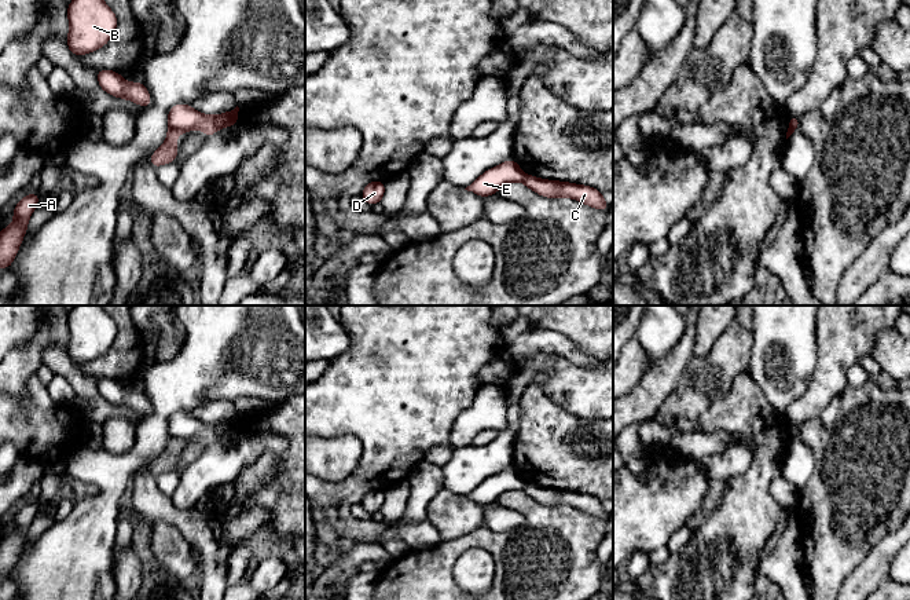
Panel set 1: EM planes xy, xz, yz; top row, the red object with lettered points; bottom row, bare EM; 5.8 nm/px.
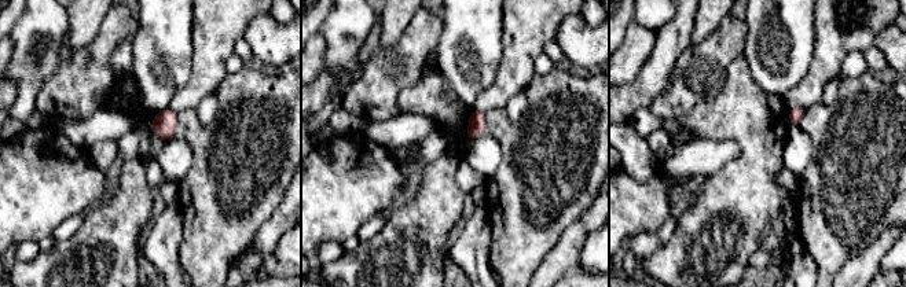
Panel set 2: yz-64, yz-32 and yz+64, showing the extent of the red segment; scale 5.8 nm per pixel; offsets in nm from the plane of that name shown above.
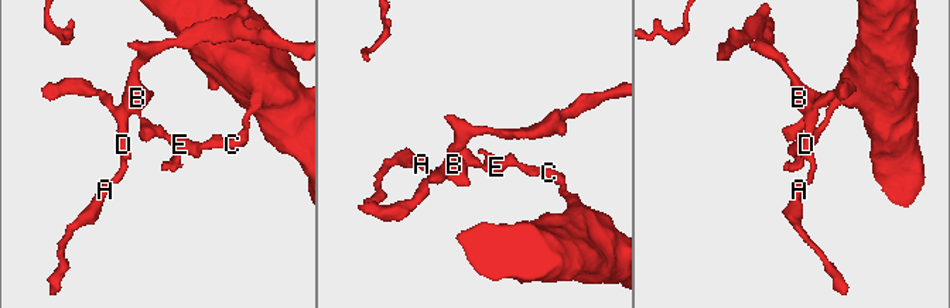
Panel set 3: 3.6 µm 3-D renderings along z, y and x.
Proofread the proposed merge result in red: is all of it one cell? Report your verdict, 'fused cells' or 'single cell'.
fused cells

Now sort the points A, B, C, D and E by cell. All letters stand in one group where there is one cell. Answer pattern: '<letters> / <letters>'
A B D E / C

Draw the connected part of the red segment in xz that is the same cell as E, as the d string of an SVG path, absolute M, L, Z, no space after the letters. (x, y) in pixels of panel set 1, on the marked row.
M514 158L504 161L485 171L480 178L477 178L465 190L471 191L480 197L495 195L496 191L511 182L522 182L525 173L521 171Z

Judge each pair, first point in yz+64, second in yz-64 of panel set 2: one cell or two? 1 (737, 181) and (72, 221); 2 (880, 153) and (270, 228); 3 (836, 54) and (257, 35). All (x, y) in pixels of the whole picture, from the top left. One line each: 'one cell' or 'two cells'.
1: two cells
2: two cells
3: two cells

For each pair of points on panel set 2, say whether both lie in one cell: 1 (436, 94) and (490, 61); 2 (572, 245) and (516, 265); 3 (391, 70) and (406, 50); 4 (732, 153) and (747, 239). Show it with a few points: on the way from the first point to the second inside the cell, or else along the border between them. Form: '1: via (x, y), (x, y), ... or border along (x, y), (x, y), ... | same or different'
1: border along (437, 65), (457, 98), (472, 109) | different
2: border along (568, 227), (532, 272) | different
3: via (396, 65), (406, 55) | same
4: border along (736, 140), (738, 154), (710, 175) | different

